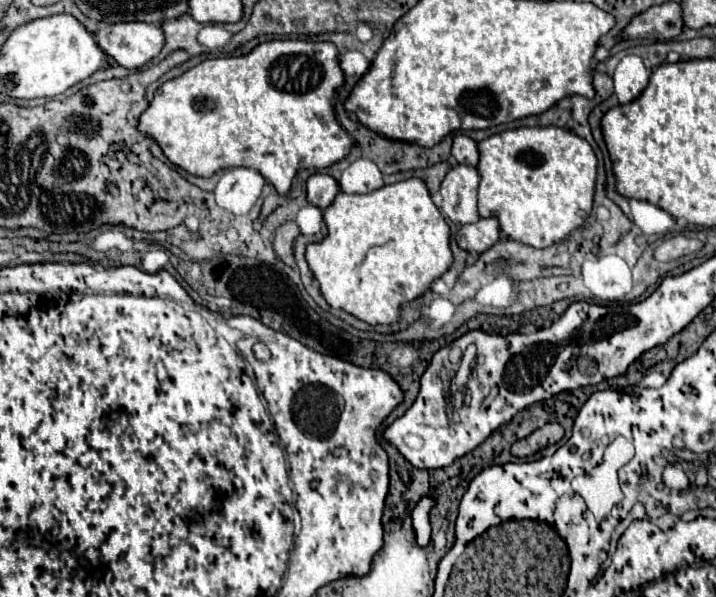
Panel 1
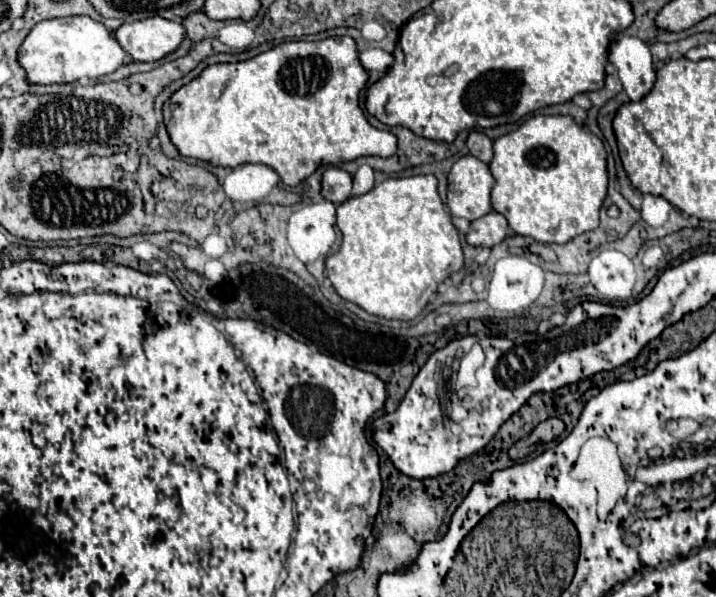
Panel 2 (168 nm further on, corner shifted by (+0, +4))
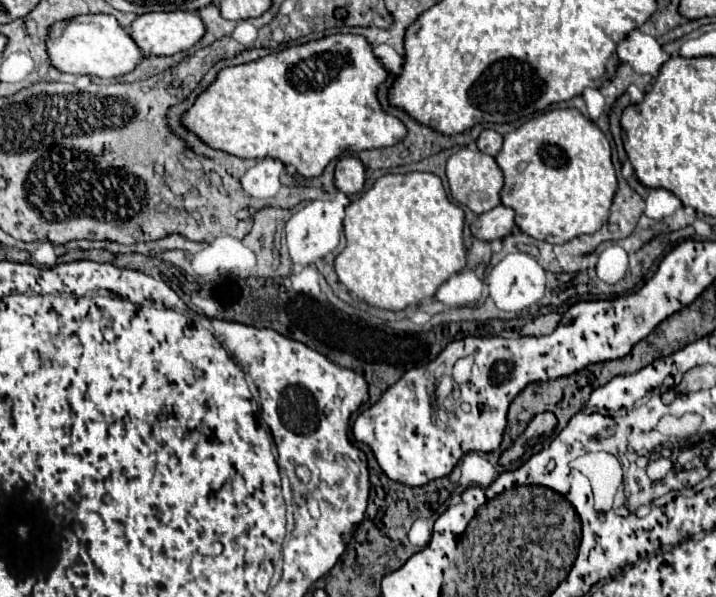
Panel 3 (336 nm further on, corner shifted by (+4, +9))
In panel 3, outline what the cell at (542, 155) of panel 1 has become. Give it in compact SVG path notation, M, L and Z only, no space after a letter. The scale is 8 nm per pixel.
M551 109L529 119L516 131L504 135L504 145L494 157L504 173L500 201L514 209L520 231L548 243L566 243L582 233L594 233L608 219L608 209L616 193L616 173L610 161L606 135L578 109Z

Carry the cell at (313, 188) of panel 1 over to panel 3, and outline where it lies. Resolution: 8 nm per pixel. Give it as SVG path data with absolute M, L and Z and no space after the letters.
M344 157L334 171L334 185L344 195L354 195L364 187L364 165L356 157Z

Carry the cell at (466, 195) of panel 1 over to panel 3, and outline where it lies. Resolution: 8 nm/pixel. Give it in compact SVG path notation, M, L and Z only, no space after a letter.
M462 147L460 151L456 151L448 163L446 163L446 175L448 175L448 183L450 183L450 193L452 197L460 203L470 207L476 215L486 213L490 209L494 209L500 203L500 189L502 189L502 171L496 165L494 157L480 153L478 149L470 149L470 147Z

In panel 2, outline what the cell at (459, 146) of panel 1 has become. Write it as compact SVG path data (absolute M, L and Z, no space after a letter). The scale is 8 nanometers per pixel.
M470 132L468 140L466 140L466 146L468 146L468 152L482 162L490 162L492 156L494 156L492 140L482 132Z

